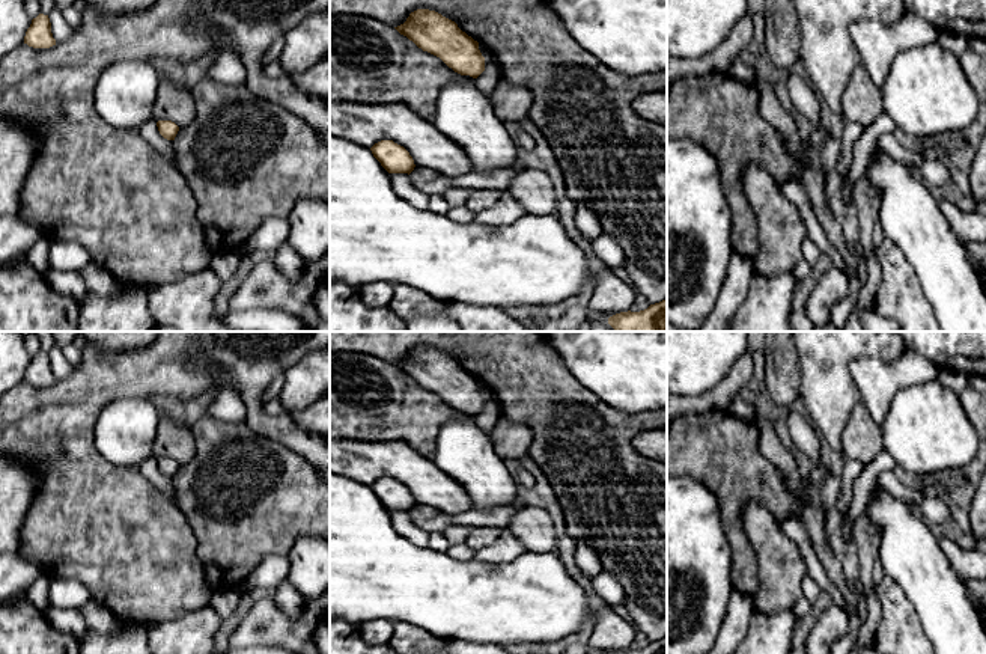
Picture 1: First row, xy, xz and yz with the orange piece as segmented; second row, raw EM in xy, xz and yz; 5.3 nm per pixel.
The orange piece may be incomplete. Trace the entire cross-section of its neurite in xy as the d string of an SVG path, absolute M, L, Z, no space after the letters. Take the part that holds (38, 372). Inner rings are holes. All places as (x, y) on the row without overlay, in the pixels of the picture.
M39 351L32 357L32 362L24 374L24 381L33 386L50 386L56 383L48 353Z

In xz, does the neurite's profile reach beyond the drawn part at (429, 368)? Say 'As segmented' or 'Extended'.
As segmented

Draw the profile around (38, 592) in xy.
M44 574L36 579L27 589L27 598L41 610L45 612L51 604L48 598L50 576Z

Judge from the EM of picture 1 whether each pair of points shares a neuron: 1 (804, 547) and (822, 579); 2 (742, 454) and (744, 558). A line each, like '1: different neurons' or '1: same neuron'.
1: same neuron
2: same neuron

